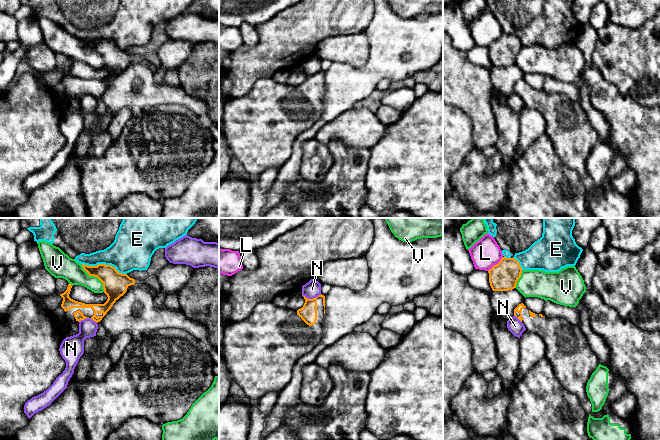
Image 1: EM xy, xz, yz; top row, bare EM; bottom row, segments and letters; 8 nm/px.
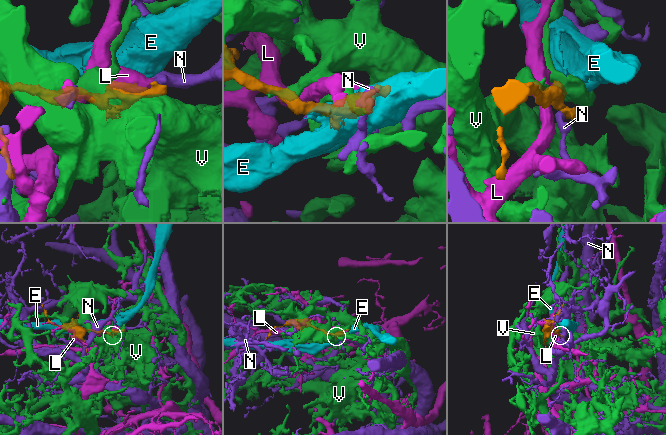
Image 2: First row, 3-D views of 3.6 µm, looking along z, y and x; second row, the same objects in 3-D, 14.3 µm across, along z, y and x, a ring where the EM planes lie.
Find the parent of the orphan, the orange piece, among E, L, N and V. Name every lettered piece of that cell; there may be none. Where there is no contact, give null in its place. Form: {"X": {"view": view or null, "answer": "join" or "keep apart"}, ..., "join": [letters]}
{"E": {"view": "xy", "answer": "keep apart"}, "L": {"view": "yz", "answer": "keep apart"}, "N": {"view": "xz", "answer": "keep apart"}, "V": {"view": "xy", "answer": "keep apart"}, "join": []}

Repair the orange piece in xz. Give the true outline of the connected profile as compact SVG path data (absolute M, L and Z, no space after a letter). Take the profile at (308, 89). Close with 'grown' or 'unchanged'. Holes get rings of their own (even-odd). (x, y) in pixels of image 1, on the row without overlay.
M303 72L305 79L302 84L292 86L276 82L272 77L257 80L251 91L244 97L230 98L224 103L222 134L233 157L244 167L246 174L259 176L269 168L279 168L292 155L295 139L304 131L311 128L322 115L322 98L325 90L325 72L308 75Z | grown

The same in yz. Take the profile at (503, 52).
M502 33L489 47L489 59L493 67L508 67L516 64L522 44L514 34Z | unchanged

